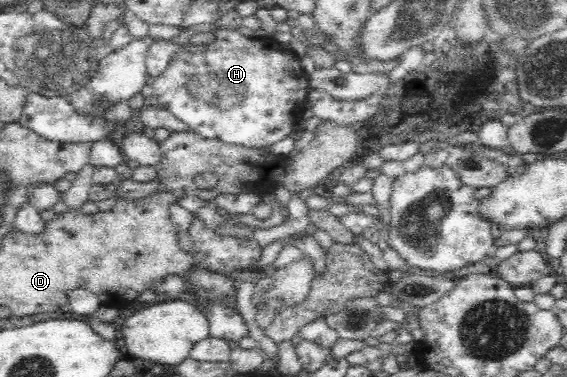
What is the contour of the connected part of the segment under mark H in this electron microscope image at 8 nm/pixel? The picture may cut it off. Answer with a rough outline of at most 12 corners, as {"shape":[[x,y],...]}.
{"shape":[[232,29],[151,84],[193,133],[266,149],[310,90],[296,53]]}

